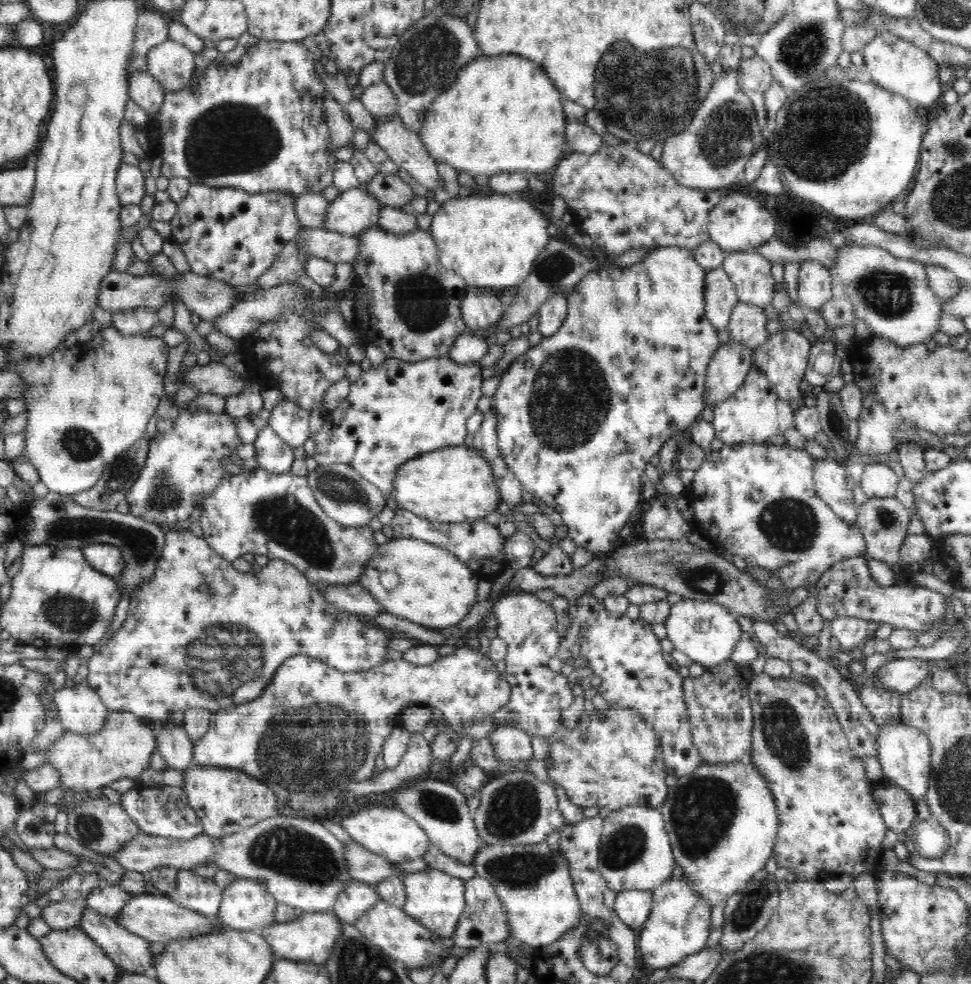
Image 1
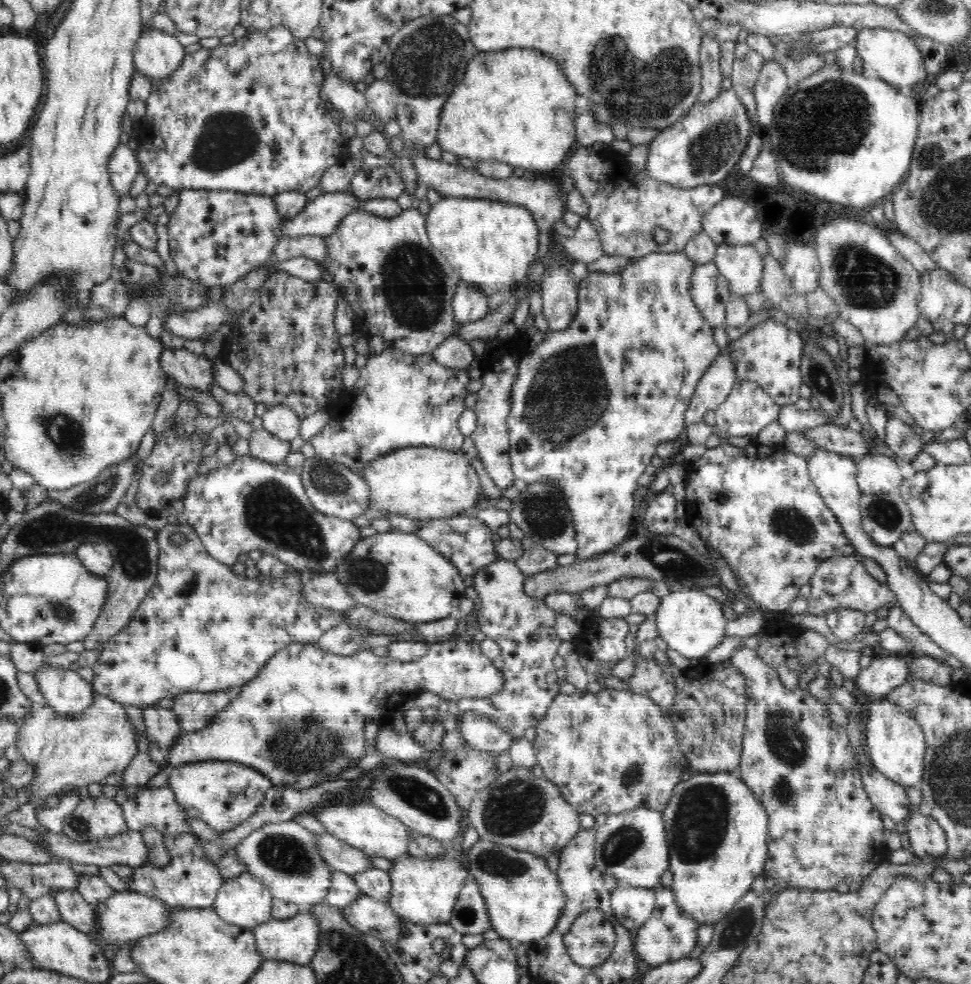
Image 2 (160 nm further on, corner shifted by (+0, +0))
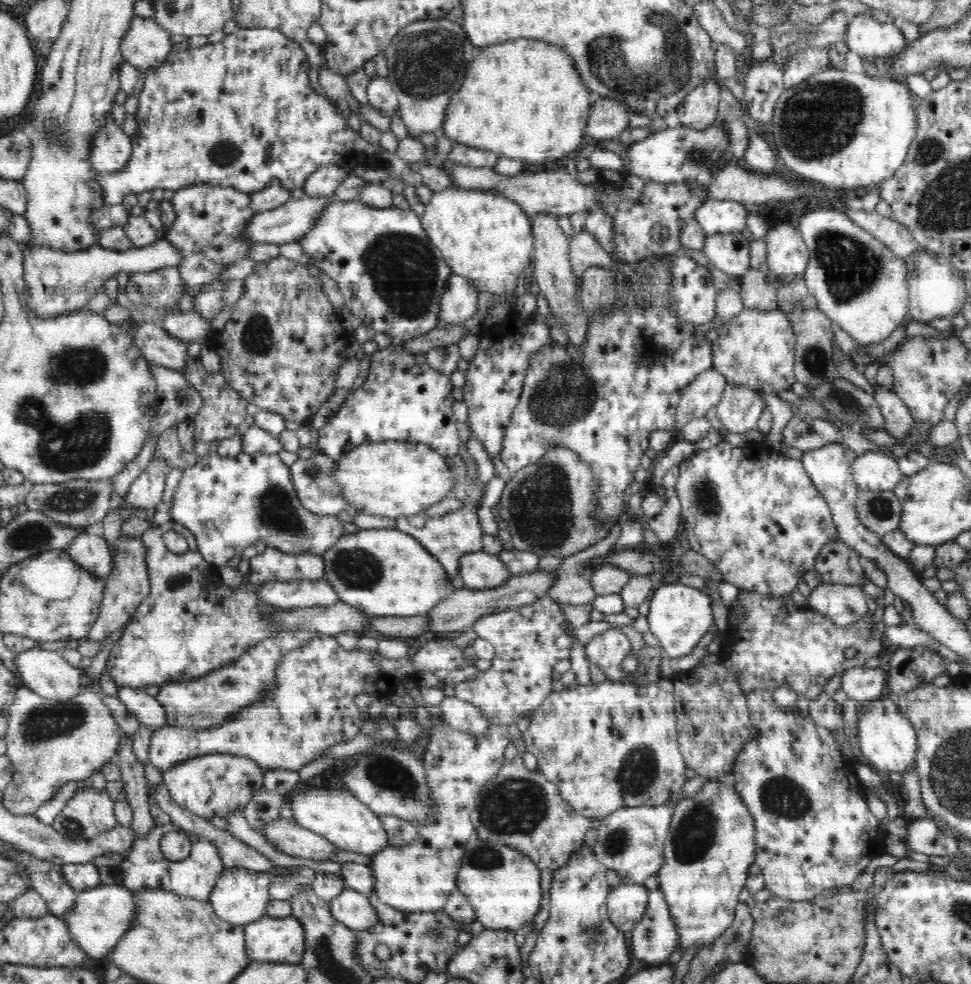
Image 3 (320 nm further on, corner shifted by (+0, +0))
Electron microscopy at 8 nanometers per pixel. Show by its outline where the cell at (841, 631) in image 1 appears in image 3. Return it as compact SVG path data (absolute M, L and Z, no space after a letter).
M821 583L811 590L807 599L808 608L844 629L869 613L869 598L862 588L852 585Z

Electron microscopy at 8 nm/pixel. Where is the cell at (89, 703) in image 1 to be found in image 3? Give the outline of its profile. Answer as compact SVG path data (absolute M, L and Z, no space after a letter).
M30 648L15 654L14 664L23 686L33 690L36 694L53 701L67 701L75 697L81 690L81 679L83 675L80 668L70 665L61 655L61 650L52 651Z

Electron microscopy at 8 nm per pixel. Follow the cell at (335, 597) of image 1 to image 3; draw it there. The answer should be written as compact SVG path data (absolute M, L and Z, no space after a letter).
M324 578L316 581L268 581L259 585L257 597L278 609L330 606L339 601L338 593Z

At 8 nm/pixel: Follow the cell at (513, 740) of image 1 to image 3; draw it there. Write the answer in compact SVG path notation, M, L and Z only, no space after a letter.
M445 696L439 704L442 720L452 729L477 735L483 733L490 724L483 712L469 702L453 696Z

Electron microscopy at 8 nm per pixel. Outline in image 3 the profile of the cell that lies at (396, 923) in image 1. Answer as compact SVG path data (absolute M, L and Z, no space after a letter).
M346 888L329 902L332 916L354 931L371 929L378 922L369 897L357 890Z

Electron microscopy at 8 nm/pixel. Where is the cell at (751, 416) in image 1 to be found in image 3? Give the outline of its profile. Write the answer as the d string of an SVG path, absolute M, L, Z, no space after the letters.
M728 382L715 407L724 432L743 433L757 428L766 404L762 394L752 390L750 386Z

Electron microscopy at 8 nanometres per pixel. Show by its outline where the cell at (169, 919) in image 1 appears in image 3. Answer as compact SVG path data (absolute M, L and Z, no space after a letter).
M98 885L80 891L73 907L61 918L72 934L73 941L88 957L101 959L115 948L116 943L135 921L136 905L132 891L120 885Z

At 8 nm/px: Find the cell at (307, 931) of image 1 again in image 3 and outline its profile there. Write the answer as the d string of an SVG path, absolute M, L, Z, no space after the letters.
M264 916L243 925L245 949L252 962L302 964L304 927L293 916Z

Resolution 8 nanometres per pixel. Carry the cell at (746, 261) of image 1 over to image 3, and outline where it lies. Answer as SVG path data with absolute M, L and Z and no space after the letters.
M742 233L707 235L703 252L711 264L734 280L746 274L750 267L749 241Z

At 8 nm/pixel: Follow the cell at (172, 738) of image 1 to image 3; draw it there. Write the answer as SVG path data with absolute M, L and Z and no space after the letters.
M117 687L117 697L133 712L132 717L150 730L168 725L165 708L143 689Z

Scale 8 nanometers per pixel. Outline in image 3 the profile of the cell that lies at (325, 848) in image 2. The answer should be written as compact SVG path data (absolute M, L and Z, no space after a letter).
M286 818L265 824L261 833L276 850L288 856L324 861L338 849L327 838Z

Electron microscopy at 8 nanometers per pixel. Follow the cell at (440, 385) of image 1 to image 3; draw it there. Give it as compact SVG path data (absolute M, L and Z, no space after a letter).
M397 344L374 352L370 360L369 372L363 384L348 393L333 417L317 431L318 450L337 461L343 454L367 442L404 441L428 445L446 458L458 454L461 442L453 413L455 400L451 392L454 386L450 375L428 366L425 353L408 352Z

